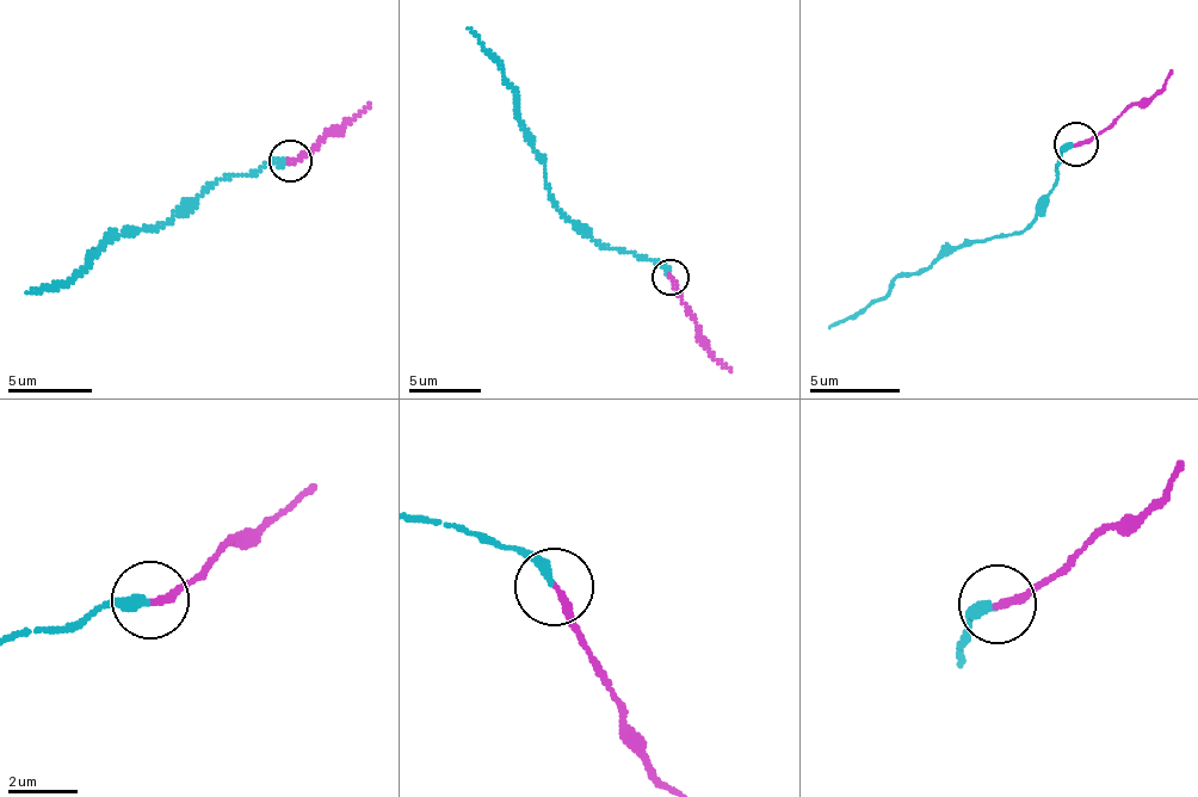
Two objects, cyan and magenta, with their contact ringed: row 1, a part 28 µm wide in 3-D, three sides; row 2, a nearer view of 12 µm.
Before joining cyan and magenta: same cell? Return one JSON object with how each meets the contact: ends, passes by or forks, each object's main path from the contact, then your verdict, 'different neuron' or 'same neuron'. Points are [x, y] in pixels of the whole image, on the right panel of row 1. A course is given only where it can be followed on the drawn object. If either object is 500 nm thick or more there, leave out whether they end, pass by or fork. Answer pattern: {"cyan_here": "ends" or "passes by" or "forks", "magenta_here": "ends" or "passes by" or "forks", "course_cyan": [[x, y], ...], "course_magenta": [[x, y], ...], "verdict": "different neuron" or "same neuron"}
{"cyan_here": "ends", "magenta_here": "ends", "course_cyan": [[1073, 143], [1055, 165], [1058, 177], [1021, 230], [963, 242], [928, 267], [894, 280], [863, 310], [831, 327]], "course_magenta": [[1078, 143], [1112, 127], [1136, 103], [1149, 103], [1173, 68]], "verdict": "different neuron"}

